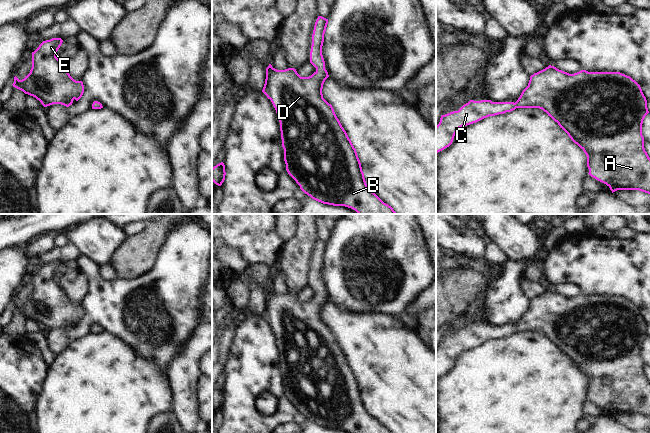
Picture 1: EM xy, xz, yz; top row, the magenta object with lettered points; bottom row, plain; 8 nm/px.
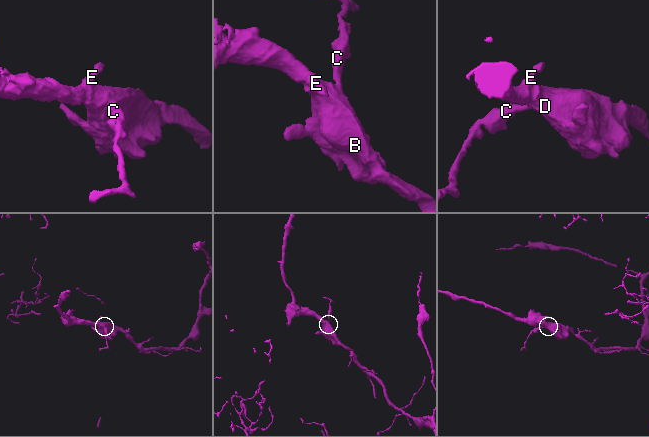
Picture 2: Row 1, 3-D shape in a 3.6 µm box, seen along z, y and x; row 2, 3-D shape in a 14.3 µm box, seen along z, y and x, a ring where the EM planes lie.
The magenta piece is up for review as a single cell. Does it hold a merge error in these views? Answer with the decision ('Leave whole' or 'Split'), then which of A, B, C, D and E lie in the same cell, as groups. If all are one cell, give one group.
Leave whole. Groups: A B C D E.

